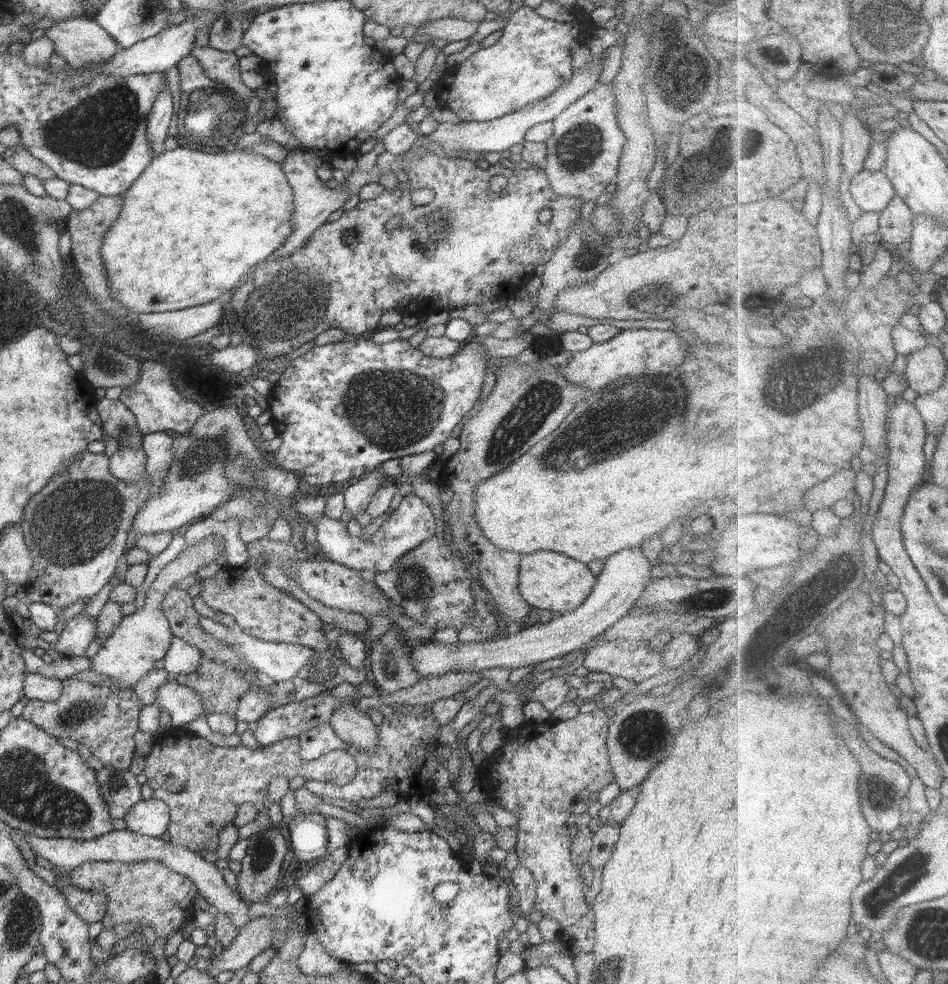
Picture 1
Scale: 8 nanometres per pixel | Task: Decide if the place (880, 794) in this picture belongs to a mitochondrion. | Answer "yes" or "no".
yes

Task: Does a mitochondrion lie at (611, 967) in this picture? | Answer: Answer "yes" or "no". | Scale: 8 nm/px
yes

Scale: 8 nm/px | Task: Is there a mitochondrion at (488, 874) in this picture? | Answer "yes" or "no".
no

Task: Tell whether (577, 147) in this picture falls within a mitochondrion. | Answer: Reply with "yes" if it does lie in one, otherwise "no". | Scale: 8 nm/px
yes

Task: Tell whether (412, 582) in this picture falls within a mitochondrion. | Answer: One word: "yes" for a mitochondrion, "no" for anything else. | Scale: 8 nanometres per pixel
yes

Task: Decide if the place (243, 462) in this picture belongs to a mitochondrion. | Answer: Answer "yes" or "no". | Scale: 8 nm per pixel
yes

